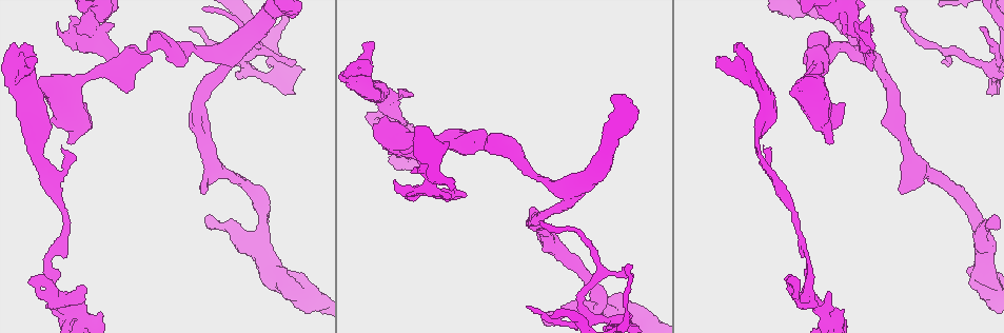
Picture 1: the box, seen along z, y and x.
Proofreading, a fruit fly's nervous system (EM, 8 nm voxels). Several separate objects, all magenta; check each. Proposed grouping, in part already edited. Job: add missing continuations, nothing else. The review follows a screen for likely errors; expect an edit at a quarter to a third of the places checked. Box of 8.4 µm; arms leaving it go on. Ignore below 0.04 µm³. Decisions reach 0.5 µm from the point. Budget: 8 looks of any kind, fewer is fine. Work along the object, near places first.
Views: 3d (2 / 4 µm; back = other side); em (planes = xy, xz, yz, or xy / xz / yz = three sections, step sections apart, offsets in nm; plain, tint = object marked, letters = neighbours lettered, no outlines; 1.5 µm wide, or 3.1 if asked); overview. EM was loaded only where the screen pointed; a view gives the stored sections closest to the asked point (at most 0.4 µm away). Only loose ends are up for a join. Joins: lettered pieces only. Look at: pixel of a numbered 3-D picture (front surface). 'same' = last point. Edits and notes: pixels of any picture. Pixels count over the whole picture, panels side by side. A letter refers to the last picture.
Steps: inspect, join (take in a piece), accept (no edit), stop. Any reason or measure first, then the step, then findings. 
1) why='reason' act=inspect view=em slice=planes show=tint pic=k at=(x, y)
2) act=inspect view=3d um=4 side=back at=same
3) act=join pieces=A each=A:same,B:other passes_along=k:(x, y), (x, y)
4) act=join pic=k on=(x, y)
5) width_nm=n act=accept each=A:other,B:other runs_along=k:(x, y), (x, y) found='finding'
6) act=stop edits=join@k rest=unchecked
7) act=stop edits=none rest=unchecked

why='branch stops here' act=inspect view=3d um=4 pic=1 at=(417, 167)

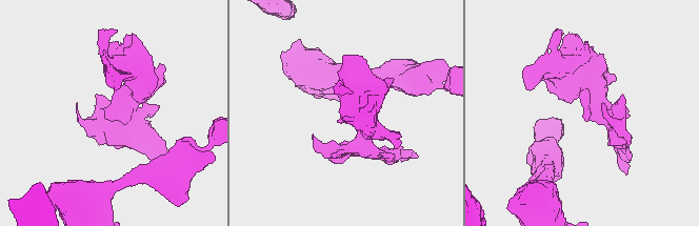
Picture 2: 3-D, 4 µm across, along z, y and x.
why='need the tissue' act=inspect view=em slice=xy step=8 show=letters pic=2 at=(109, 119)

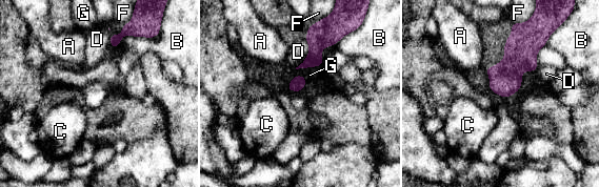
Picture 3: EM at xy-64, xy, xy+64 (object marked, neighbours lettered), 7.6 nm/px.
why='cut it another way' act=inspect view=em slice=planes show=letters at=same

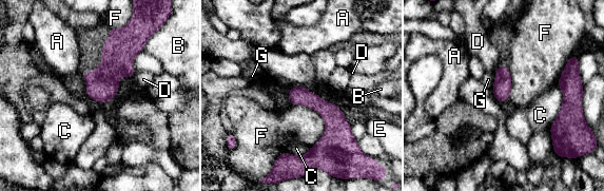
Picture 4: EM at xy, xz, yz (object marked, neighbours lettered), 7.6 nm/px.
act=accept each=A:other,B:other,C:other,D:other,E:other,F:other,G:other found='no lettered piece goes on from it'

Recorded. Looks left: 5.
why='branch stops here' act=inspect view=3d um=4 side=back pic=1 at=(842, 104)

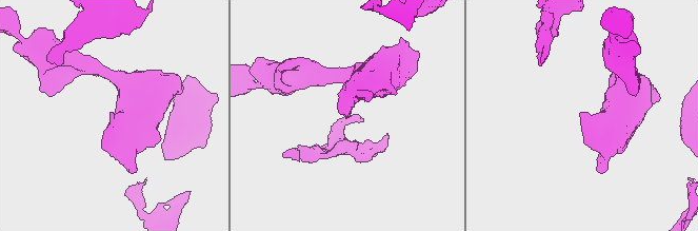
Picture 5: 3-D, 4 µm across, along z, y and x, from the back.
why='now the EM' act=inspect view=em slice=xz step=8 show=letters pic=5 at=(345, 115)

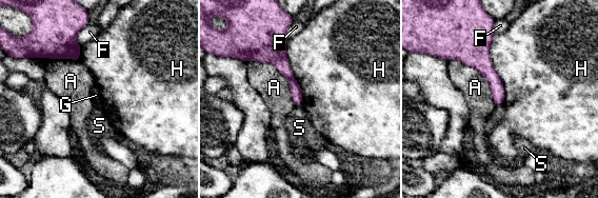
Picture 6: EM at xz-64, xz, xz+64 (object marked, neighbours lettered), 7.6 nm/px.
act=accept each=A:other,F:other,G:other,H:other,S:other border=6:(494, 34), (490, 58), (504, 103) found='none of them fits'

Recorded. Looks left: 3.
why='free end' act=inspect view=em slice=yz step=4 show=letters pic=1 at=(34, 56)

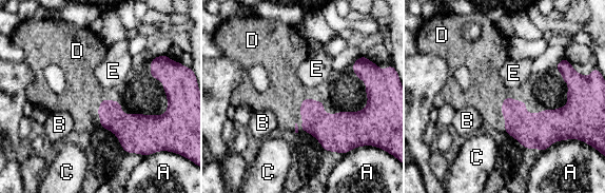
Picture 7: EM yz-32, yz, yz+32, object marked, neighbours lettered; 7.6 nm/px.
longest_contact=D:280nm act=join pieces=D each=A:other,B:other,C:other,D:same,E:other found='it goes on there'

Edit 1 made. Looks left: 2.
act=stop edits=join@7 rest=unchecked

